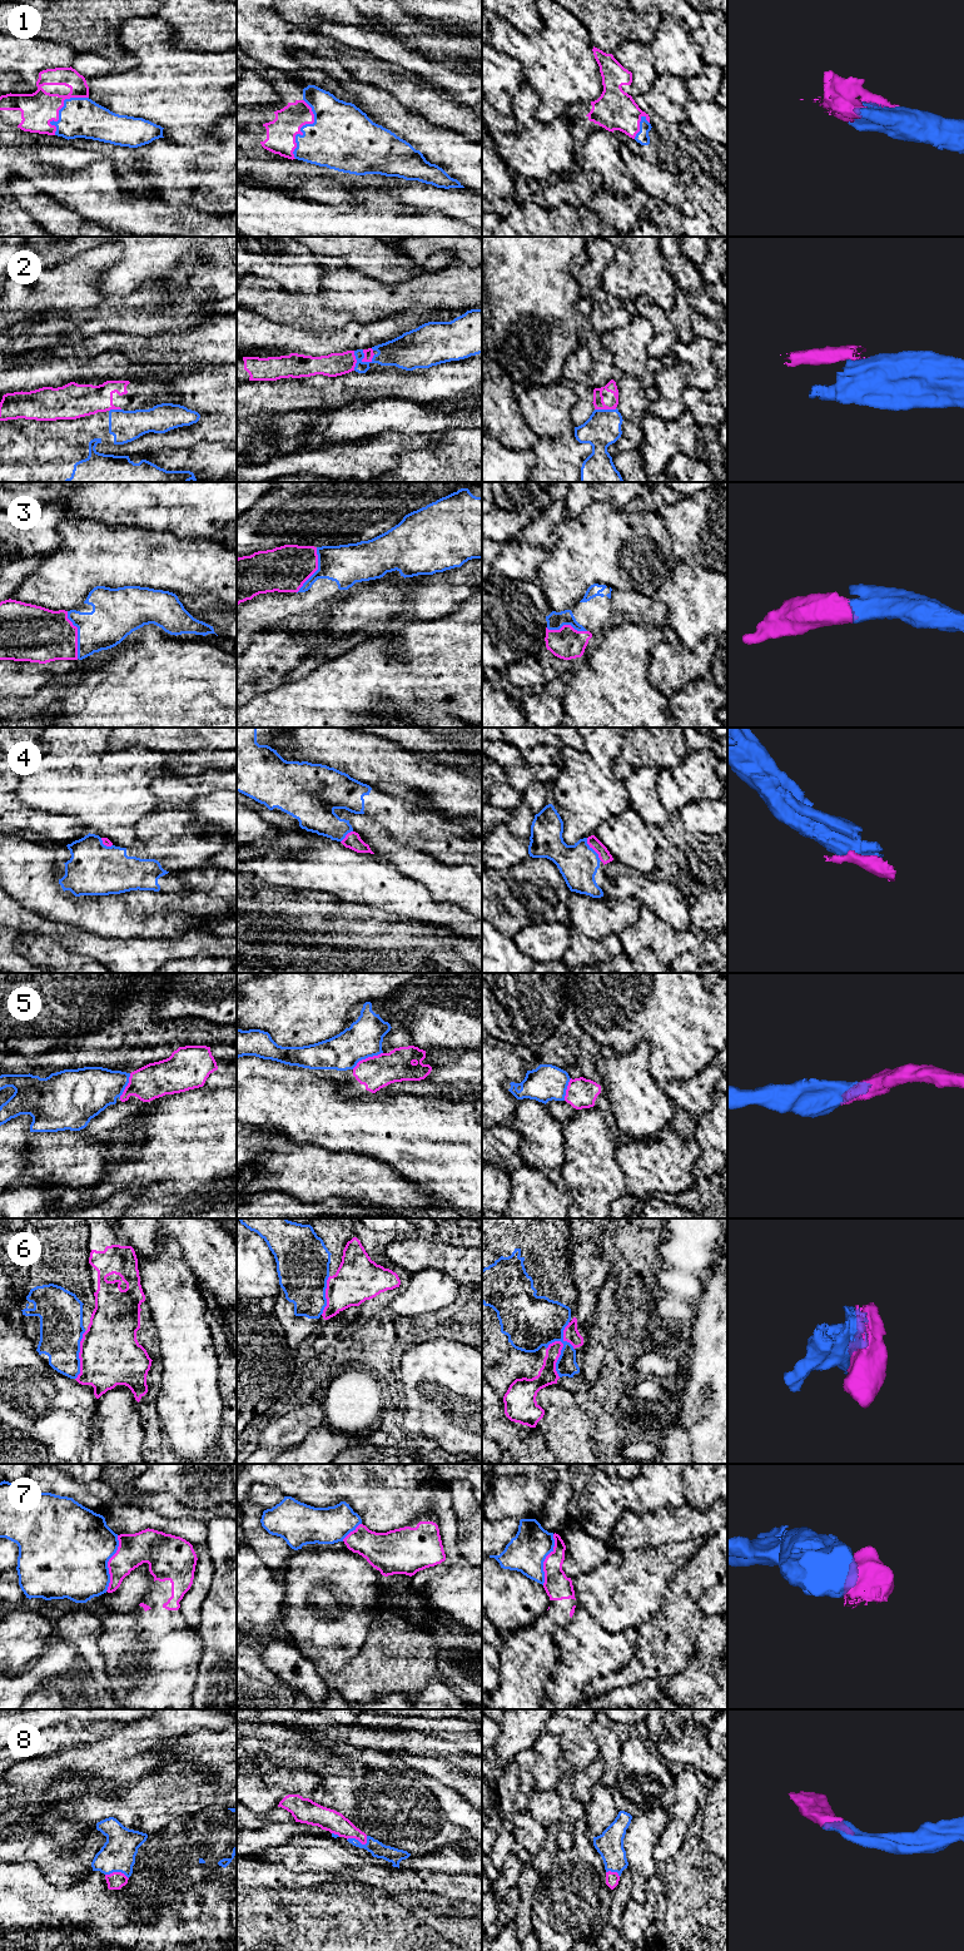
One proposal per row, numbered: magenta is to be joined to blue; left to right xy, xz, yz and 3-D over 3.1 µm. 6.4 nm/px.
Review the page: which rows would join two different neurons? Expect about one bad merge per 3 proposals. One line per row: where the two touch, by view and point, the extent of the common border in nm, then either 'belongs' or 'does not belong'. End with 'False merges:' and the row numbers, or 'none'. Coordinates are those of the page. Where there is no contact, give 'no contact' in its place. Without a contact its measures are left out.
1: meets blue in xz at (302, 127); contact 380 nm long; belongs
2: meets blue in xz at (362, 358); contact 110 nm long; does not belong
3: meets blue in xy at (78, 635); contact 320 nm long; belongs
4: meets blue in yz at (592, 849); contact 180 nm long; belongs
5: meets blue in xz at (367, 1057); contact 220 nm long; does not belong
6: meets blue in yz at (562, 1349); contact 360 nm long; does not belong
7: meets blue in xy at (107, 1563); contact 360 nm long; does not belong
8: meets blue in xz at (357, 1840); contact 140 nm long; belongs
False merges: 2, 5, 6, 7

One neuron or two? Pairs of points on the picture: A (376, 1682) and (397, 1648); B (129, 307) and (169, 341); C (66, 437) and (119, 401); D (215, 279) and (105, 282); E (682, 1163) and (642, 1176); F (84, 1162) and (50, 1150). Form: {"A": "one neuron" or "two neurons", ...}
{"A": "one neuron", "B": "two neurons", "C": "two neurons", "D": "one neuron", "E": "one neuron", "F": "one neuron"}

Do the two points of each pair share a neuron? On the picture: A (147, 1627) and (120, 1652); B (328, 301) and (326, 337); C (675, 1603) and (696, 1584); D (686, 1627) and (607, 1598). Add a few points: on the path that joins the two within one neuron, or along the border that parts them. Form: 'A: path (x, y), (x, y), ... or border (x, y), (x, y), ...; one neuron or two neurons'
A: path (142, 1634), (128, 1648); one neuron
B: border (327, 327), (343, 328); two neurons
C: path (681, 1597), (682, 1590), (690, 1584); one neuron
D: border (665, 1588), (661, 1612), (637, 1628); two neurons

